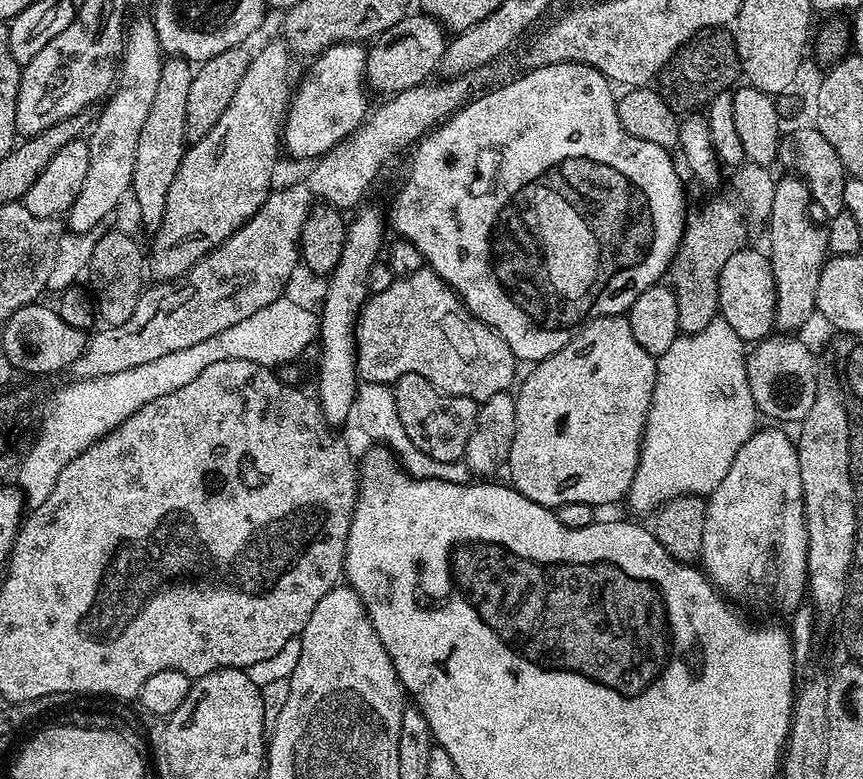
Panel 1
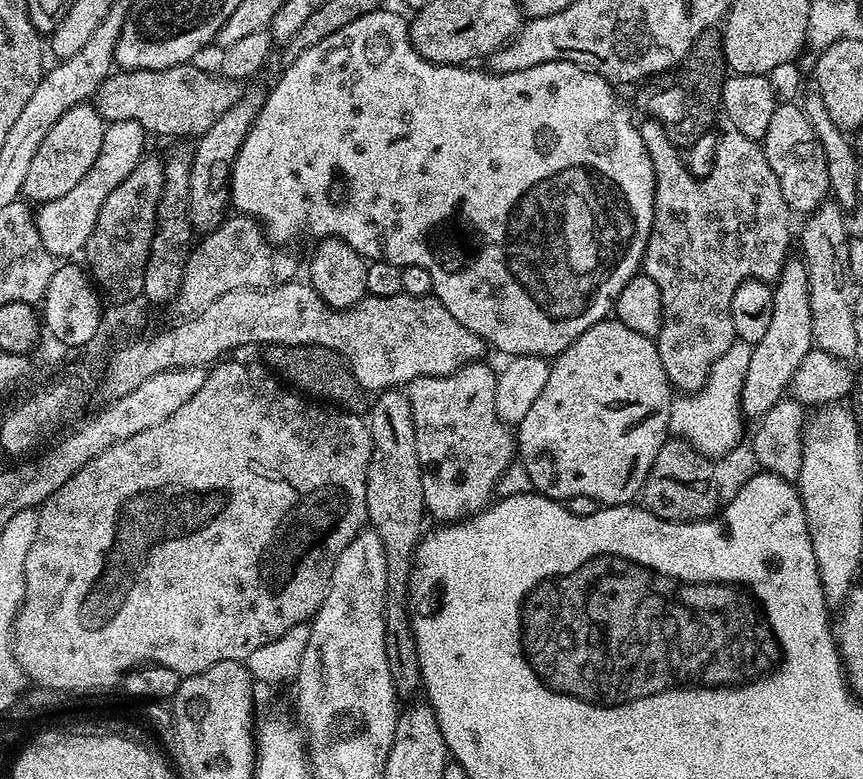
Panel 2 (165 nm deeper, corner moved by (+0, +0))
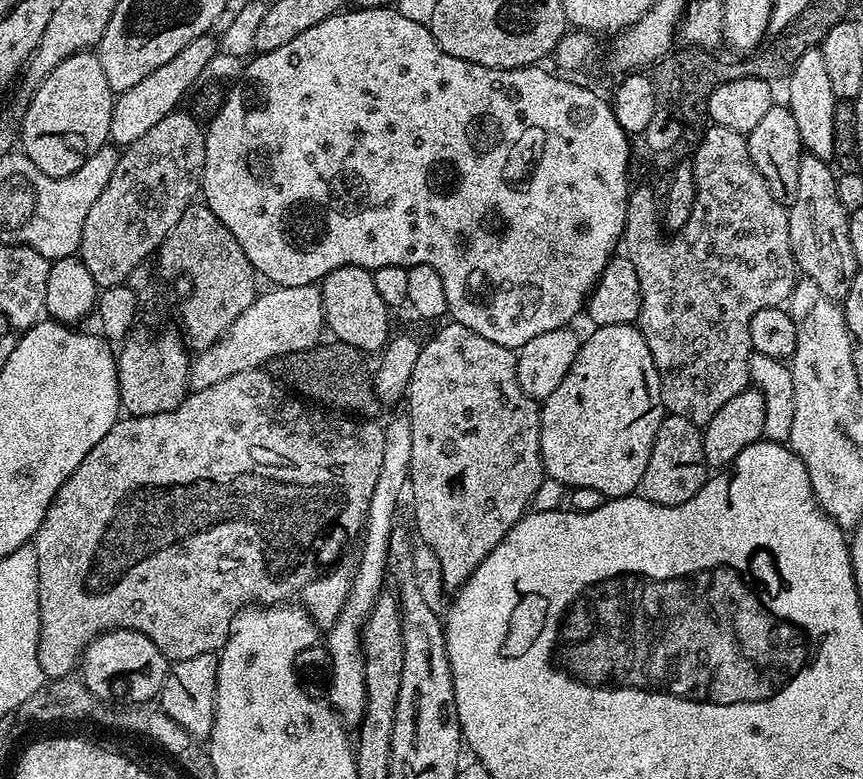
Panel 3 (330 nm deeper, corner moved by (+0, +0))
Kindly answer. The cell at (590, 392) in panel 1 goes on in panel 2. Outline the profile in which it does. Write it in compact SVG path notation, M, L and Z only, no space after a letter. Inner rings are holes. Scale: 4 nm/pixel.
M618 319L600 320L594 326L590 326L590 330L586 330L586 334L579 336L570 347L562 350L559 356L551 361L551 366L550 378L546 378L546 386L542 389L542 394L538 394L534 406L530 406L526 418L522 418L522 422L514 432L518 445L518 460L526 466L533 489L539 495L549 496L552 500L561 502L566 502L575 496L585 496L594 498L601 506L633 503L641 495L646 478L650 474L650 466L654 466L654 458L658 458L658 450L662 450L662 446L670 438L668 423L674 389L662 366L662 358L658 358L655 339L630 330L630 326L622 326L622 322Z

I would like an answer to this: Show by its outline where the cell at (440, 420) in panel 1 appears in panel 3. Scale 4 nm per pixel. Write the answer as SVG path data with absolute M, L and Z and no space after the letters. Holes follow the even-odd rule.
M444 322L437 328L440 329L420 345L420 353L410 375L406 395L406 414L410 418L410 439L413 441L410 445L407 483L410 485L410 496L412 492L412 512L416 515L415 535L419 543L429 547L438 558L445 589L459 590L472 577L474 570L478 570L482 558L486 558L486 554L490 554L490 550L494 550L494 546L498 546L498 542L502 542L508 531L529 511L534 490L542 486L546 473L540 453L540 404L531 400L522 390L522 386L518 386L517 353L506 346L498 346L498 342L490 342L490 338L482 338L482 334L474 334L474 330L466 330L466 326L455 322Z

